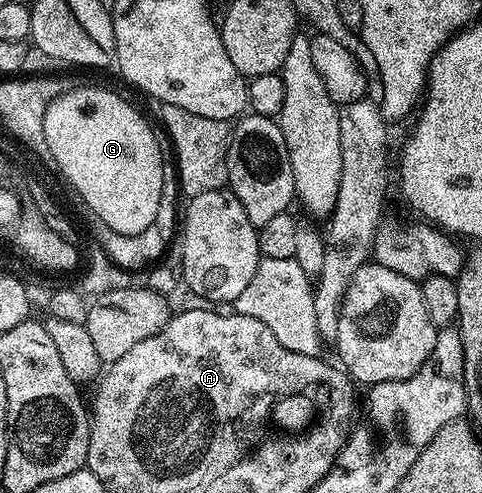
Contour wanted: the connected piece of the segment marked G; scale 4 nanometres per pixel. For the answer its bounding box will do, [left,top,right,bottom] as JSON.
[43,85,167,235]

